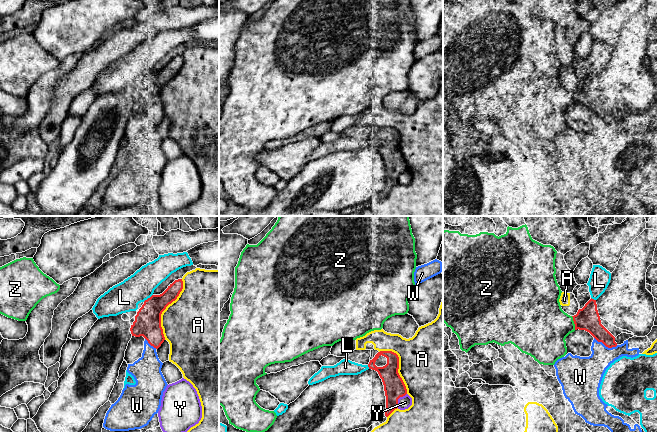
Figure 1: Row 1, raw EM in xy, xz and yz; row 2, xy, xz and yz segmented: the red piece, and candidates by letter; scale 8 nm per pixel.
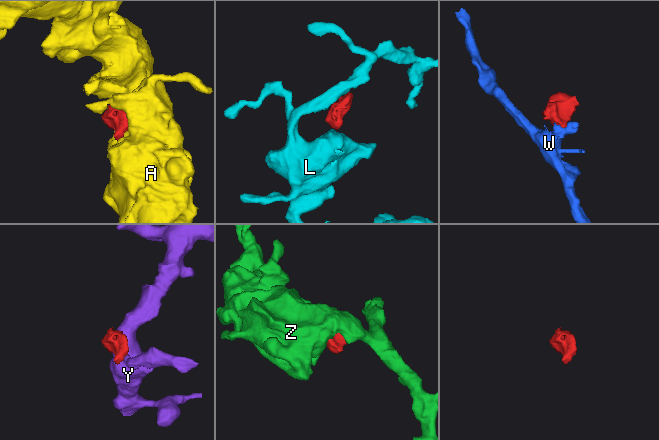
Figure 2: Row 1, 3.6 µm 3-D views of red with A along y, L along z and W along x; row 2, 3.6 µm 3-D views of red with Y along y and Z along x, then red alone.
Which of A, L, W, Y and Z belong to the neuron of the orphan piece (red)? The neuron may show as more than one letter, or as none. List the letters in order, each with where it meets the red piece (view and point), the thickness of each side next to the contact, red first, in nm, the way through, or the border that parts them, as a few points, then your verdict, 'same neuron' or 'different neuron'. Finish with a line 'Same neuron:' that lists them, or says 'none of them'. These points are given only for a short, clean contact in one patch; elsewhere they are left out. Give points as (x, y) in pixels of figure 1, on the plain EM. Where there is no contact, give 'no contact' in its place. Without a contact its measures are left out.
A: xy (165, 84) | 220/460 nm | different neuron
L: xy (148, 74) | 220/240 nm | different neuron
W: yz (606, 122) | 180/240 nm | different neuron
Y: xz (398, 174) | 170/100 nm | along xz (406, 169), (398, 175), (397, 183) | different neuron
Z: yz (574, 99) | 190/400 nm | different neuron
Same neuron: none of them

